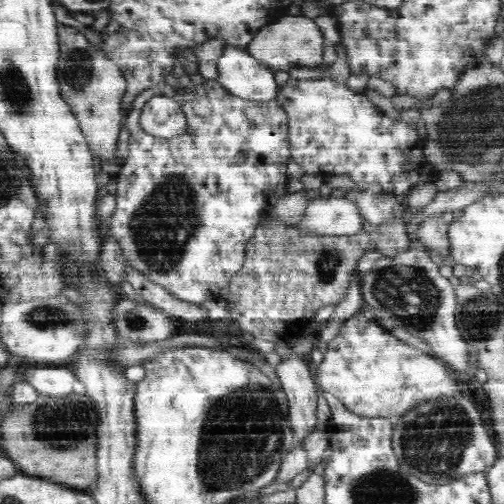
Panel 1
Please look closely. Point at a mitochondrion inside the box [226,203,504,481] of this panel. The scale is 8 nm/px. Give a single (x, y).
(410, 293)

